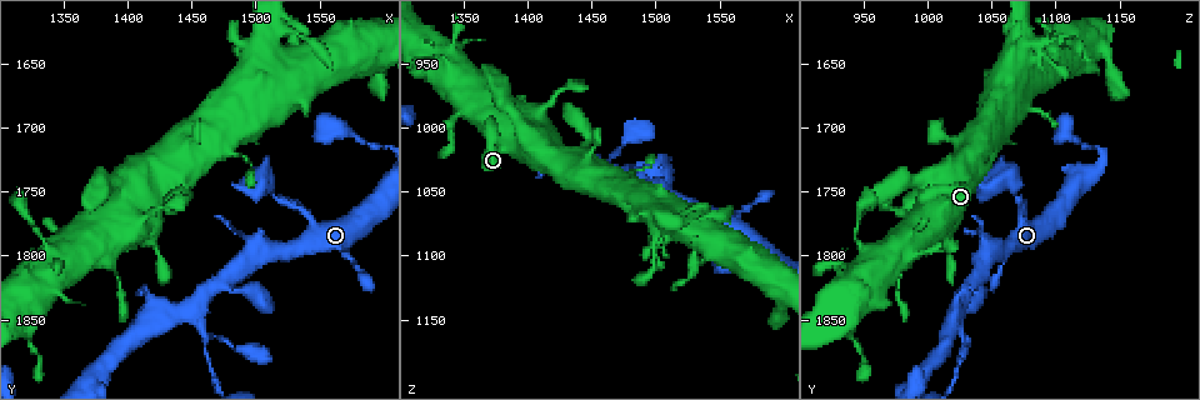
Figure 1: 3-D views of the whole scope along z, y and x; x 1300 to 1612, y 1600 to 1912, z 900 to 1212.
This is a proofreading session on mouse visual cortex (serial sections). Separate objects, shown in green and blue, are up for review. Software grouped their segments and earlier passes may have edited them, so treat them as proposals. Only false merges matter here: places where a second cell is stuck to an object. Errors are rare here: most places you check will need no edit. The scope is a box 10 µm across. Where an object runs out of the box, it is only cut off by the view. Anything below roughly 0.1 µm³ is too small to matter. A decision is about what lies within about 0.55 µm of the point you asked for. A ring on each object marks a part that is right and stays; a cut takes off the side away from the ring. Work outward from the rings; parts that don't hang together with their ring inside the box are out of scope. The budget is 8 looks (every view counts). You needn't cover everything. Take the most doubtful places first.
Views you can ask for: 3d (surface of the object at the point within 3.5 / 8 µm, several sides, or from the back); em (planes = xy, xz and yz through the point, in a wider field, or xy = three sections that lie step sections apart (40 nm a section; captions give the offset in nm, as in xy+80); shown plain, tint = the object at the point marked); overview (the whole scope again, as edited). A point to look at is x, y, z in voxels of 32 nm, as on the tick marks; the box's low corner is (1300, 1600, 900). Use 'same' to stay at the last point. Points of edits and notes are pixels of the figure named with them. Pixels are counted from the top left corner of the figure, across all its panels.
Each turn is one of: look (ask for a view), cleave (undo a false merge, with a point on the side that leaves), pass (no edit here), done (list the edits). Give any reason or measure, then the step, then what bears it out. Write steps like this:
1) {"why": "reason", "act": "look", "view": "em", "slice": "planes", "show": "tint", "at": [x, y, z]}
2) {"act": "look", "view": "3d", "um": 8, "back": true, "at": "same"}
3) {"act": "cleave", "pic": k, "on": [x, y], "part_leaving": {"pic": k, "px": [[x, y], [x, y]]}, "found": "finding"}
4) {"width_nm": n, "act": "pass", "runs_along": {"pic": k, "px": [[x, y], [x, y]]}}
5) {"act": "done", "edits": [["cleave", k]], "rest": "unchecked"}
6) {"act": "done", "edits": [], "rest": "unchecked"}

{"act": "look", "view": "3d", "um": 3.5, "back": true, "at": [1462, 1870, 1028]}

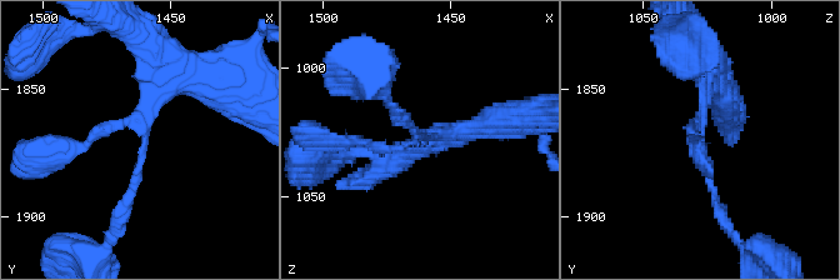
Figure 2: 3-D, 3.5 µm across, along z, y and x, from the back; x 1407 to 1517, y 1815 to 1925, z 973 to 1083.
{"why": "now the EM", "act": "look", "view": "em", "slice": "xy", "step": 2, "show": "tint", "at": [1461, 1873, 1027]}

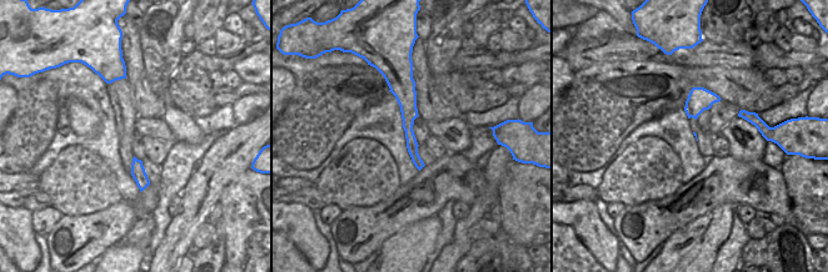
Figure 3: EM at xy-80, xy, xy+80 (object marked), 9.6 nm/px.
{"width_nm": 170, "act": "pass", "runs_along": {"pic": 2, "px": [[173, 65], [119, 218]]}, "found": "all the same cell"}

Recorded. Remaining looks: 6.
{"act": "look", "view": "3d", "um": 3.5, "at": [1398, 1742, 1000]}

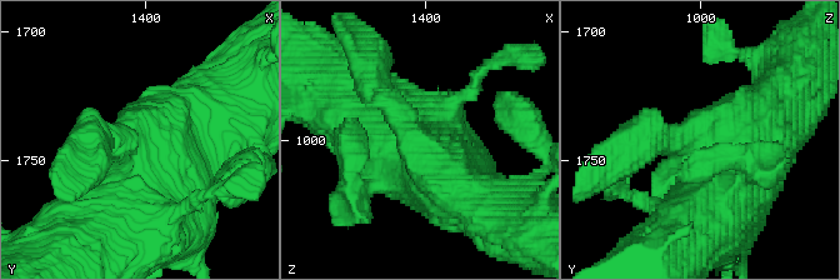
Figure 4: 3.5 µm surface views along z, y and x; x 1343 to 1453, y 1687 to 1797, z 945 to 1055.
{"act": "pass", "runs_along": {"pic": 4, "px": [[736, 189], [701, 139], [640, 143]]}, "found": "all the same cell"}

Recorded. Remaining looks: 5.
{"why": "calibre changes", "act": "look", "view": "3d", "um": 3.5, "at": [1578, 1704, 1114]}

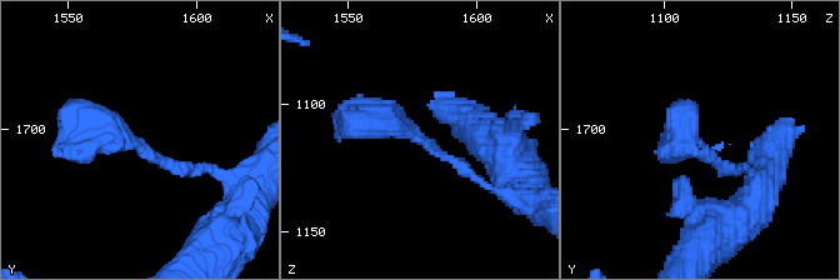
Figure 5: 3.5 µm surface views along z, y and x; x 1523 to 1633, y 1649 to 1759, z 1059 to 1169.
{"act": "look", "view": "em", "slice": "xy", "step": 2, "show": "tint", "at": [1577, 1705, 1113]}

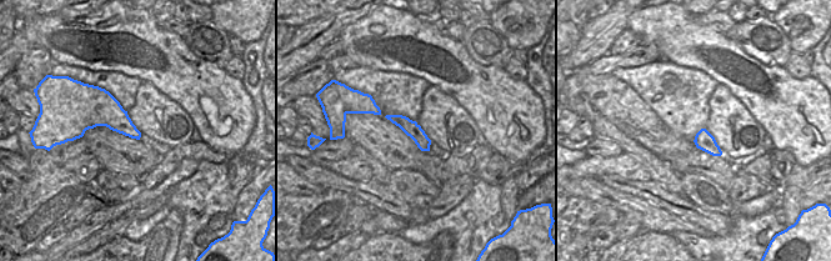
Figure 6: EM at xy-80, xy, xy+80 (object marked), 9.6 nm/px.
{"act": "pass", "runs_along": {"pic": 6, "px": [[393, 118], [403, 121], [426, 147]]}, "found": "one cell here"}

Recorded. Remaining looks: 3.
{"act": "done", "edits": [], "rest": "unchecked"}

